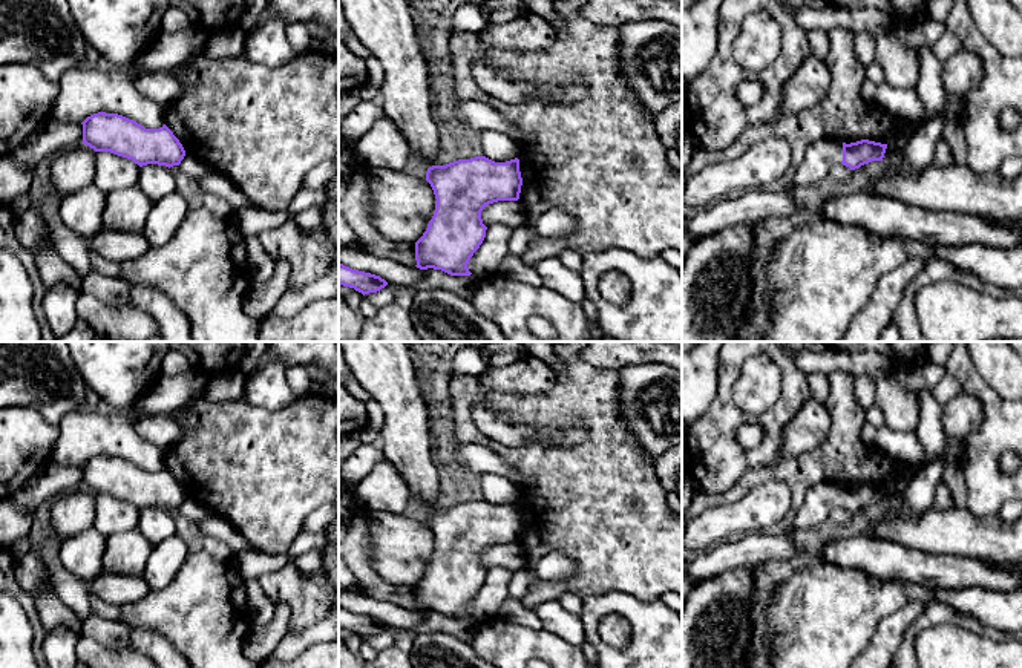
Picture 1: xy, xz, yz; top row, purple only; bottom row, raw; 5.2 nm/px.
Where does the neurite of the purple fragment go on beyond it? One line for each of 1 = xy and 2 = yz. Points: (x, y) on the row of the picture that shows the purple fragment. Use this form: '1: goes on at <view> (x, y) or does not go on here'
1: does not go on here
2: goes on at yz (822, 155)

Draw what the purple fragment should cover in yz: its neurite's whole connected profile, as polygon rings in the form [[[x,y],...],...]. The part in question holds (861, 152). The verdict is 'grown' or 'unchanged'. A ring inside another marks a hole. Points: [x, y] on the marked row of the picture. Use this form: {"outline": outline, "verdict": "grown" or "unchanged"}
{"outline": [[[827,138],[817,139],[806,147],[792,185],[818,184],[829,178],[830,169],[837,164],[855,170],[872,161],[883,161],[886,149],[887,144],[869,139],[850,144]]], "verdict": "grown"}

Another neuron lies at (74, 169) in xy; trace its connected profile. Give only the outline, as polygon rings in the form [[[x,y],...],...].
[[[86,144],[66,149],[51,167],[51,181],[63,198],[93,184],[97,152]]]

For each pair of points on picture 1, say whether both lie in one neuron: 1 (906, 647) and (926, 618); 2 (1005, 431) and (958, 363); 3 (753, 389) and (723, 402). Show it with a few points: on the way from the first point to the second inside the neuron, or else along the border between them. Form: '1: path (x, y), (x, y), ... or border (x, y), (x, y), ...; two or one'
1: path (909, 639), (918, 625); one
2: path (999, 414), (970, 380); one
3: border (745, 363), (733, 402), (759, 415); two

